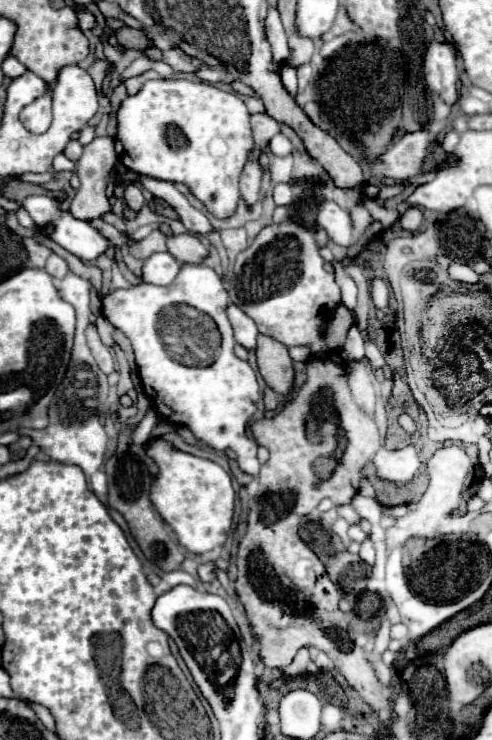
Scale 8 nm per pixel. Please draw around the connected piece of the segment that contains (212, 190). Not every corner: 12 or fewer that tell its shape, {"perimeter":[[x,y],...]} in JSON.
{"perimeter":[[150,80],[118,110],[136,174],[236,212],[252,150],[238,94]]}

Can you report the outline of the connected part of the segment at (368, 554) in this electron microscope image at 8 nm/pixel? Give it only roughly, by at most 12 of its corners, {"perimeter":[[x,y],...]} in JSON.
{"perimeter":[[370,536],[362,542],[360,558],[374,564],[376,550]]}

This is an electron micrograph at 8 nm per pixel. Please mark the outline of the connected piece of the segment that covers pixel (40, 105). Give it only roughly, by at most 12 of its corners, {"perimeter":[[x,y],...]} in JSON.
{"perimeter":[[52,98],[34,100],[20,112],[20,120],[34,134],[52,122]]}

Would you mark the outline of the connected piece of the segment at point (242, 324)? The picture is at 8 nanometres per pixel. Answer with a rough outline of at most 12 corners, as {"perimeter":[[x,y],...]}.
{"perimeter":[[228,306],[236,342],[256,350],[258,328],[238,306]]}

